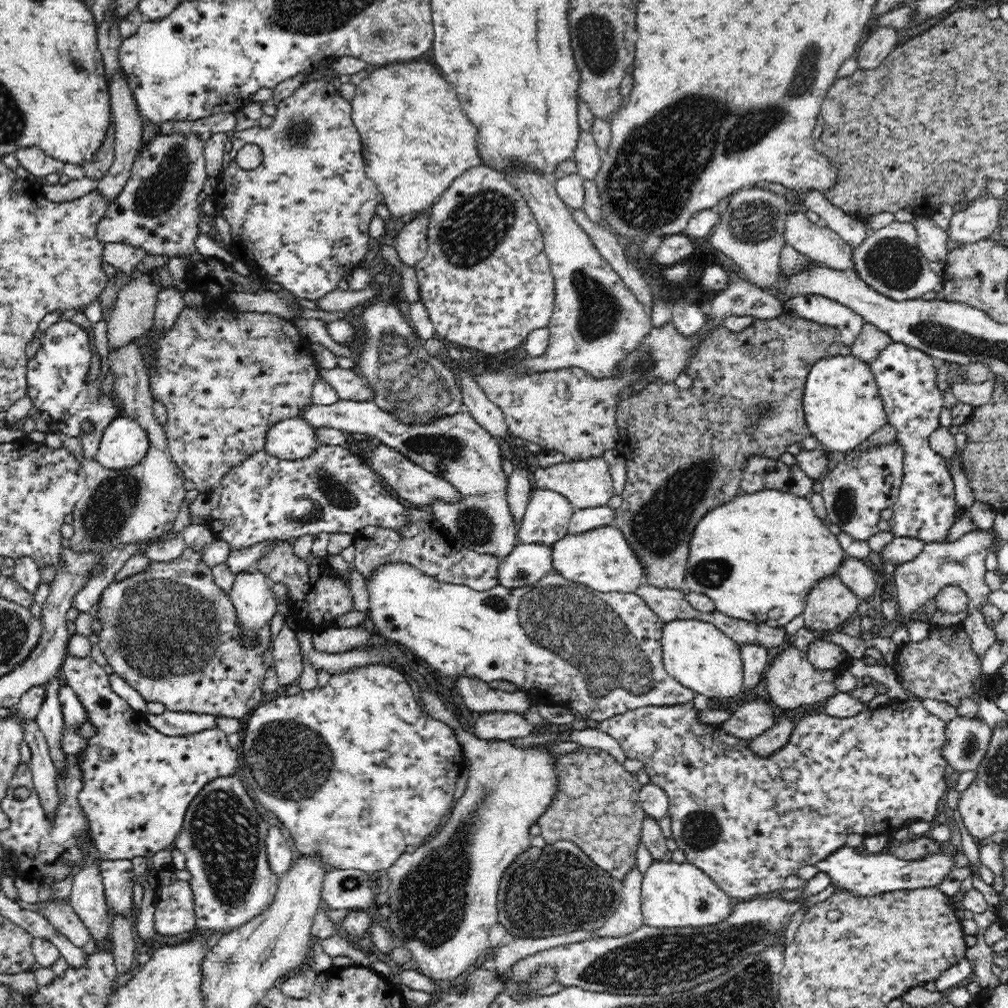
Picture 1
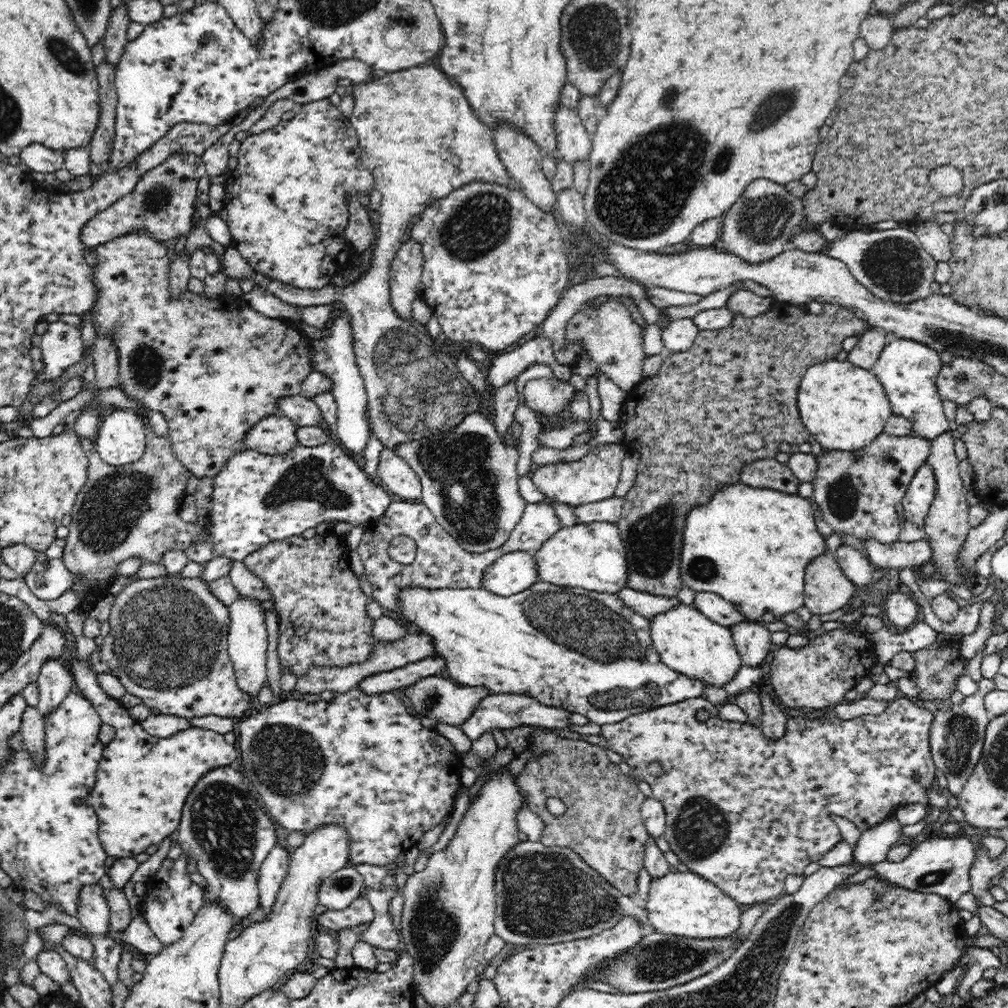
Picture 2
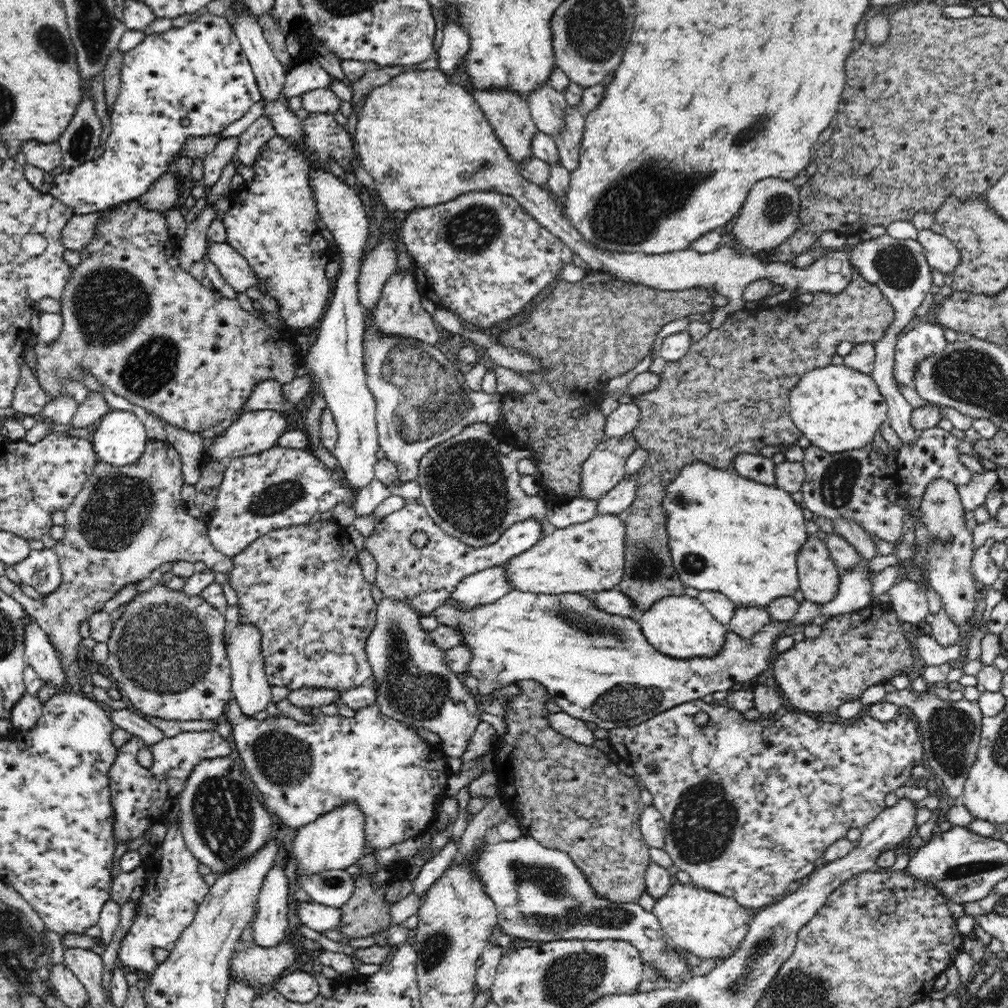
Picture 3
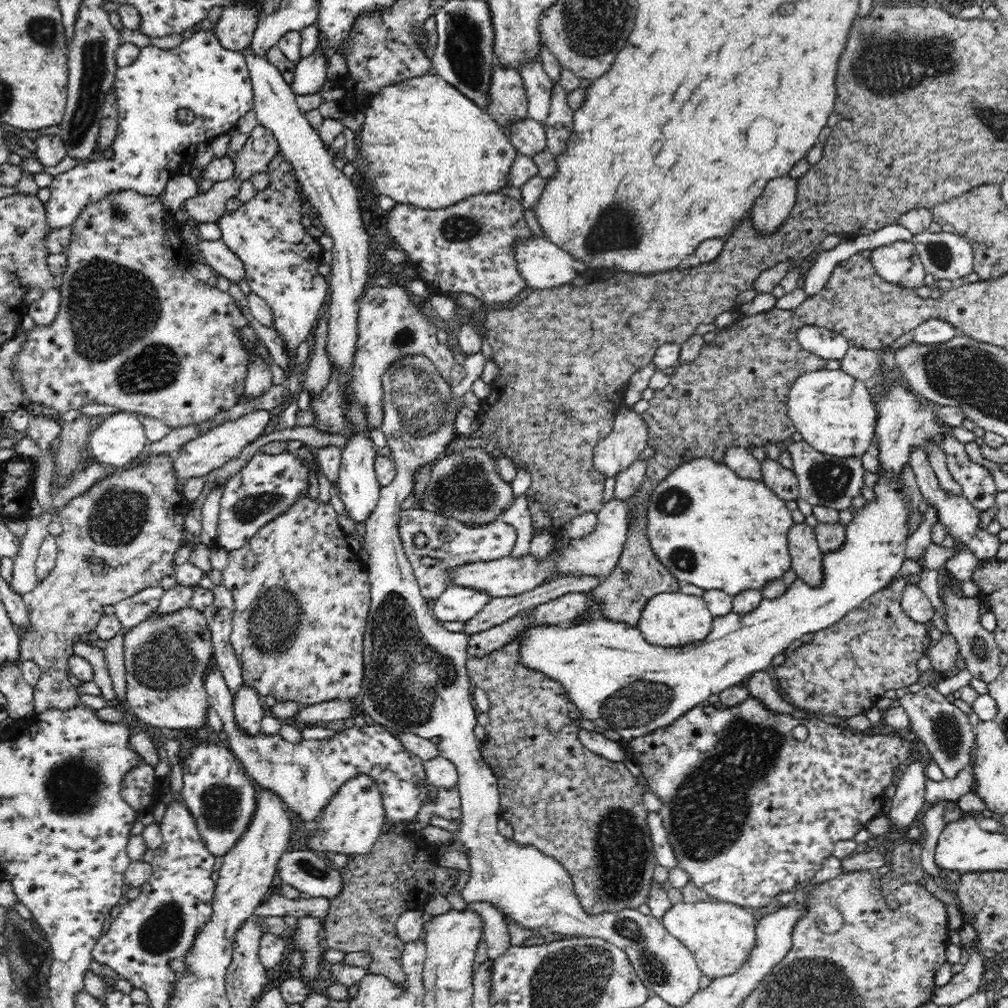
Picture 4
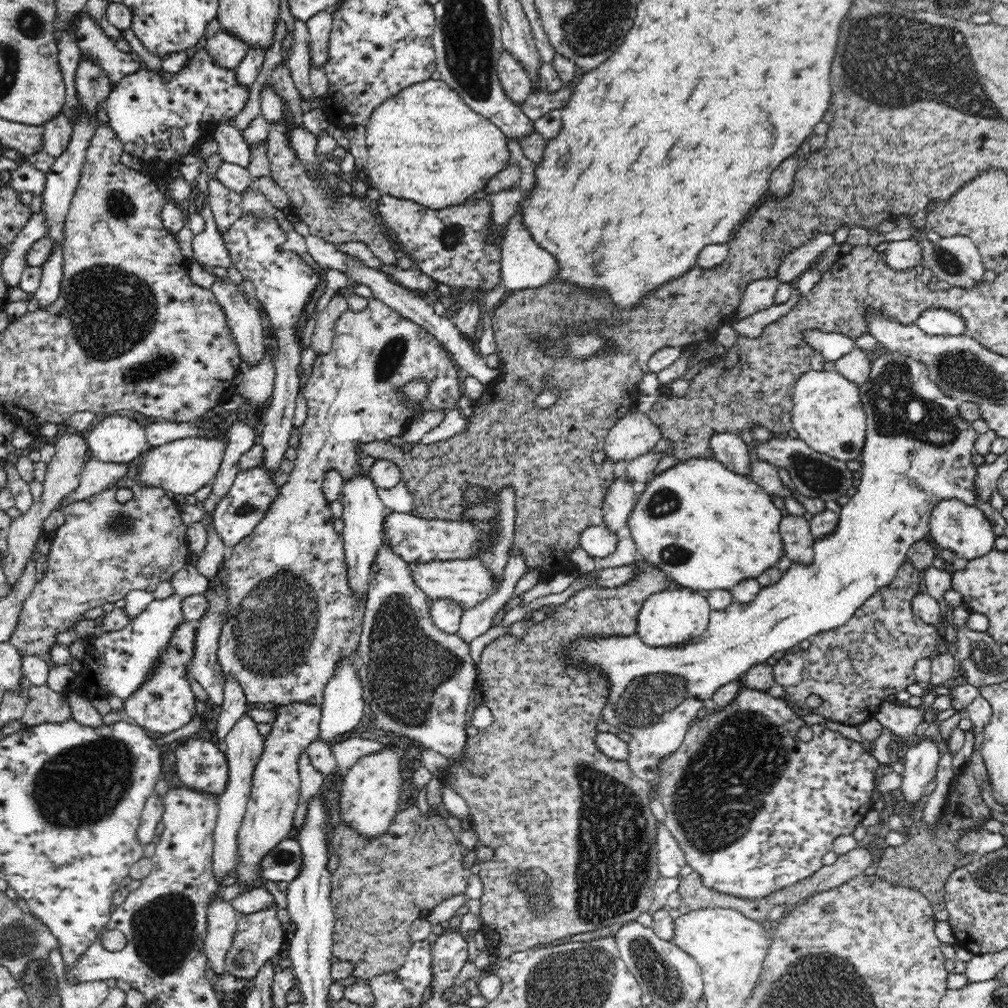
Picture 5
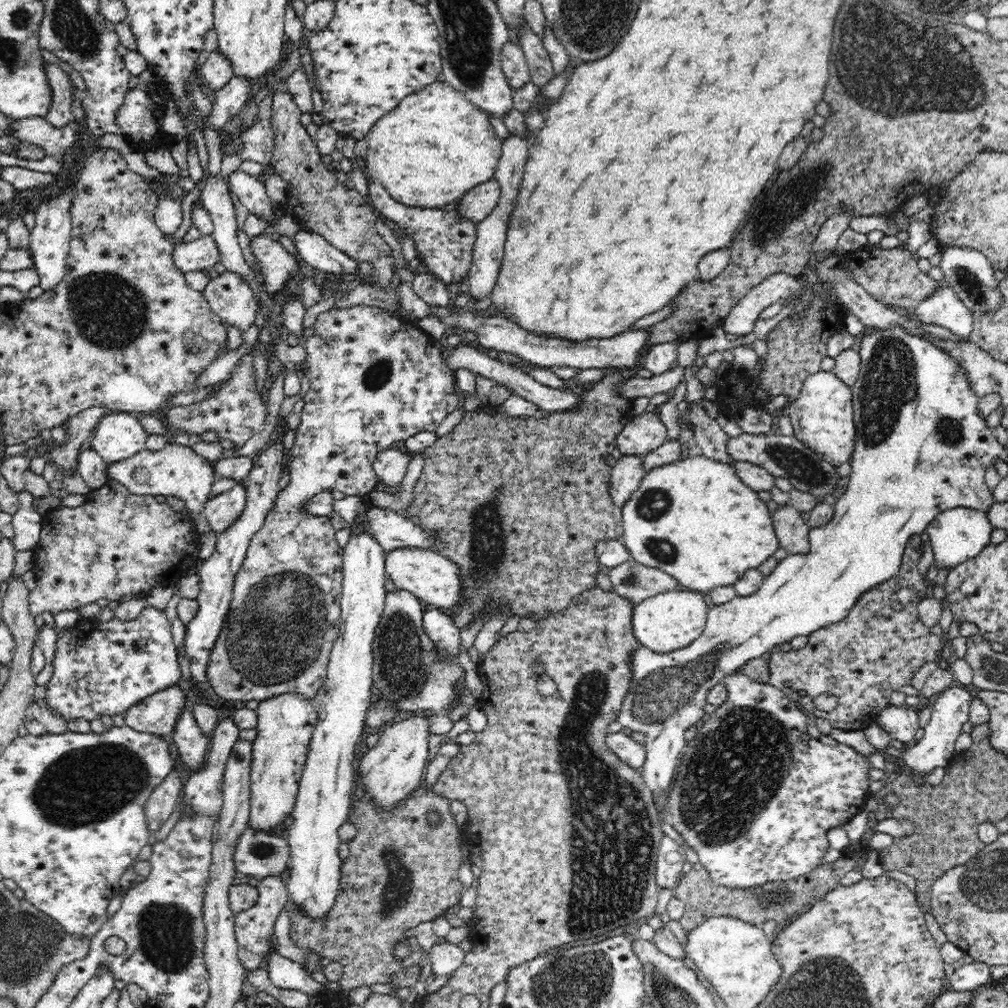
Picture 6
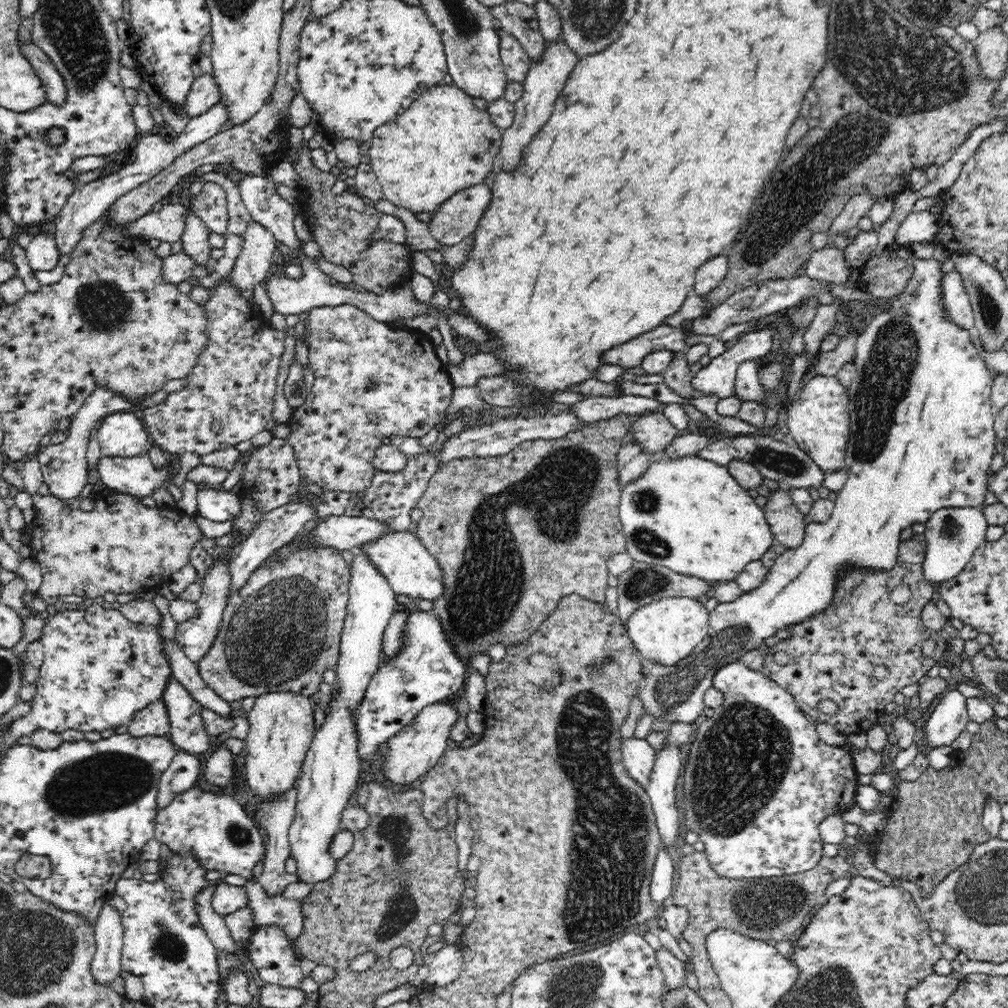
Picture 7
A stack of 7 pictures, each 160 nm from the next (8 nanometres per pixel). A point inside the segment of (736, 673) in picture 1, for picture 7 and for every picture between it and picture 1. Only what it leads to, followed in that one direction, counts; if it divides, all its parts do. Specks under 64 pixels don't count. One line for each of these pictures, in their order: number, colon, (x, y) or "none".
2: (689, 642)
3: (680, 626)
4: (669, 619)
5: (676, 615)
6: (671, 621)
7: (666, 631)

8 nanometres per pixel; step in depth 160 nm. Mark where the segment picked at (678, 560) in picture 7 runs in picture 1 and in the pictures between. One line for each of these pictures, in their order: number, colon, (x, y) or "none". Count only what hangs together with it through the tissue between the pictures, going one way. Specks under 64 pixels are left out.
1: (758, 557)
2: (750, 545)
3: (740, 541)
4: (709, 527)
5: (705, 527)
6: (694, 518)

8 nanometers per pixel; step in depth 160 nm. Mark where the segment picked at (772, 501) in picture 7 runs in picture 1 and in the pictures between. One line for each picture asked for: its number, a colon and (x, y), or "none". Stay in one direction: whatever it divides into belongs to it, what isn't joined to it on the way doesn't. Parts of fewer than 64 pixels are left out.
1: (830, 604)
2: (826, 588)
3: (817, 575)
4: (806, 560)
5: (797, 539)
6: (792, 532)

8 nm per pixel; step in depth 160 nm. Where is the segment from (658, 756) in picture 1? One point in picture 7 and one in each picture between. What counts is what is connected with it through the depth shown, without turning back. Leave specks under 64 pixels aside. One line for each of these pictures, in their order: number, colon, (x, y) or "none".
2: (743, 811)
3: (749, 805)
4: (750, 811)
5: (754, 809)
6: (776, 795)
7: (758, 781)

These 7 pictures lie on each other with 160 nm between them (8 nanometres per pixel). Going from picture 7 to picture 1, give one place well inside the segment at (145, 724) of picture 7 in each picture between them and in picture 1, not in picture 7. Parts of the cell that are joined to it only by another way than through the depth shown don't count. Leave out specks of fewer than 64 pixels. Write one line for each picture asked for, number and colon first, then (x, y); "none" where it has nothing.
1: (170, 632)
2: (167, 644)
3: (166, 654)
4: (165, 658)
5: (165, 702)
6: (158, 714)

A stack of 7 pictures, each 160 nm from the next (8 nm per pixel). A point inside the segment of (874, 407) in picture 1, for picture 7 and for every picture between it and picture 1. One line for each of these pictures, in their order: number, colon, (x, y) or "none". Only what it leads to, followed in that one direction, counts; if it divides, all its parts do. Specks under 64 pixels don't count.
2: (844, 407)
3: (838, 409)
4: (833, 411)
5: (827, 414)
6: (822, 416)
7: (818, 418)

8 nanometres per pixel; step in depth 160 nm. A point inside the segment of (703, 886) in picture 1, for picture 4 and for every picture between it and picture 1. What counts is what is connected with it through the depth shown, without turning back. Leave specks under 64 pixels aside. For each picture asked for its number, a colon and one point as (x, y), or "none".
2: (685, 905)
3: (708, 926)
4: (721, 936)

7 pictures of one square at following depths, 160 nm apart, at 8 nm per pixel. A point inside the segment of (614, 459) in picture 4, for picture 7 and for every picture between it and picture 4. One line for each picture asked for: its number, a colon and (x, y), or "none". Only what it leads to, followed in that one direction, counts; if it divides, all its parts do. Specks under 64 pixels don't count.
5: (635, 435)
6: (645, 433)
7: (654, 432)

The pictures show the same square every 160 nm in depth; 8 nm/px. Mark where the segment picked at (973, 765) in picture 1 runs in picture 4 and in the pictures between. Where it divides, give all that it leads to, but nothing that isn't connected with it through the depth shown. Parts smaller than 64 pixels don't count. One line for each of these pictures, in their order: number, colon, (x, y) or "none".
2: (956, 736)
3: (950, 736)
4: (945, 730)

